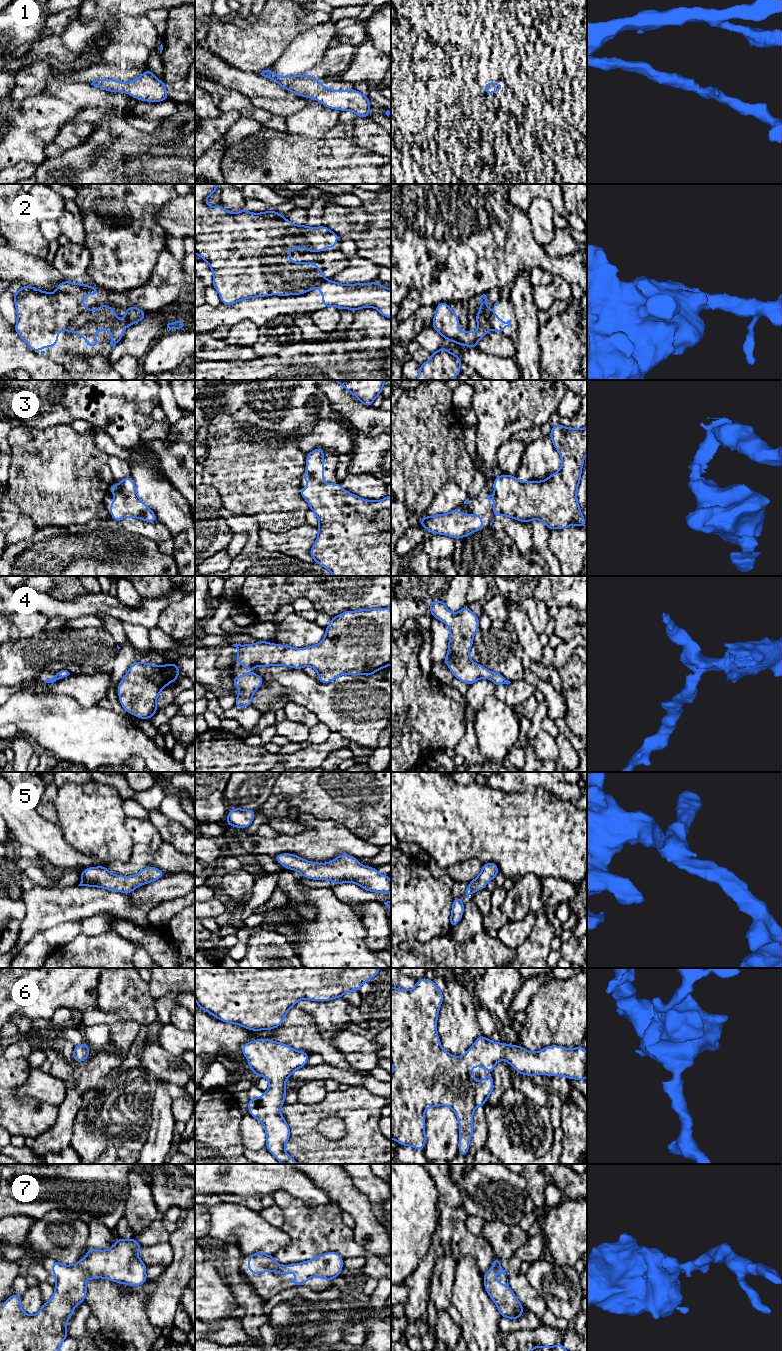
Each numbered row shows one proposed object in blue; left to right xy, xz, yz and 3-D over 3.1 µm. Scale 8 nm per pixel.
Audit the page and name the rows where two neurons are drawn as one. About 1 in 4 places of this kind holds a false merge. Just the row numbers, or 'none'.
2

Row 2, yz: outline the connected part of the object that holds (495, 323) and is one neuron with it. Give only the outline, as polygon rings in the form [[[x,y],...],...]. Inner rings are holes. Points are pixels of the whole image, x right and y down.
[[[494,309],[489,310],[489,327],[493,329],[495,332],[502,334],[504,327],[509,327],[511,325],[511,321],[508,320],[504,323],[496,314]]]

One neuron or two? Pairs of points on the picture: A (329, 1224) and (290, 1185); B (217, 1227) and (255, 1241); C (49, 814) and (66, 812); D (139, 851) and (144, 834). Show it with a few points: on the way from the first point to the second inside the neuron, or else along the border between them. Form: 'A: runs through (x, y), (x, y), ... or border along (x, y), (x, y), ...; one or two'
A: border along (291, 1196), (309, 1207), (324, 1207), (331, 1200); two
B: runs through (228, 1222), (244, 1222), (249, 1230); one
C: border along (57, 790), (54, 800), (56, 823); two
D: border along (163, 842), (155, 850), (135, 843); two

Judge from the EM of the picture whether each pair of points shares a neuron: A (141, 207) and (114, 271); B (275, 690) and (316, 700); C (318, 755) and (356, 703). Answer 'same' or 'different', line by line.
A: same
B: different
C: different

